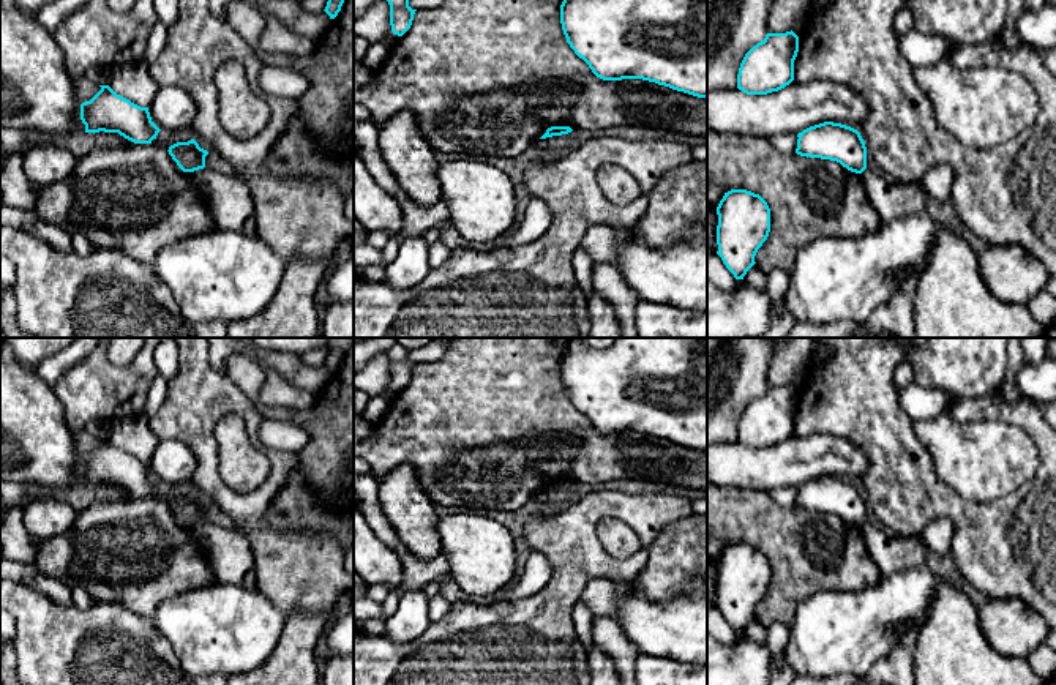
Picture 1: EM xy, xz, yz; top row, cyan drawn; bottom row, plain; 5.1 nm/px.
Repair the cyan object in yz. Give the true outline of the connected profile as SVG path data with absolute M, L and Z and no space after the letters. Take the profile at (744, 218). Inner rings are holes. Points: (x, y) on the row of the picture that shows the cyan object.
M731 189L720 200L717 215L717 254L736 279L743 279L769 237L770 208L759 194Z

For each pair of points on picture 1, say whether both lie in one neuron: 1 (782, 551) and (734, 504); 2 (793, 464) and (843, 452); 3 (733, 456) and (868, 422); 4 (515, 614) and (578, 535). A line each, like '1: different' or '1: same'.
1: same
2: same
3: different
4: same

